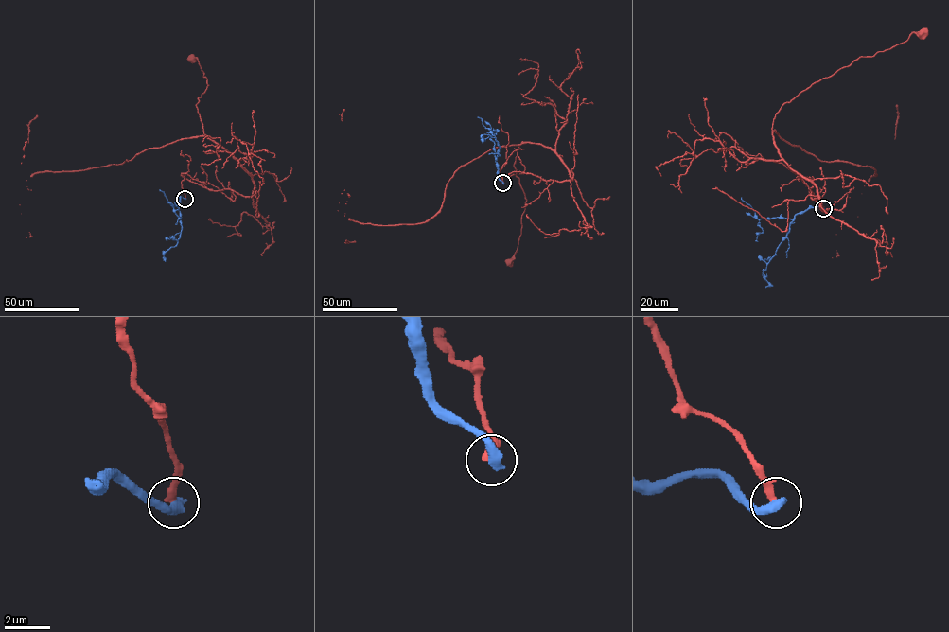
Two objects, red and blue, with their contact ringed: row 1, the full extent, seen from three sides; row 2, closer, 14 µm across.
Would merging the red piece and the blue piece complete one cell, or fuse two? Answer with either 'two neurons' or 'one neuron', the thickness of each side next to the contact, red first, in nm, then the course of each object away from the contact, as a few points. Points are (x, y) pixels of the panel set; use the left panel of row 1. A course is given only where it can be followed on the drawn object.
two neurons | 360/500 nm | red via (185, 198), (183, 173), (213, 190), (250, 196), (254, 186), (204, 133), (196, 105), (208, 85), (191, 57) | blue via (185, 199), (181, 197), (178, 203), (180, 236), (175, 246), (166, 252), (165, 261)

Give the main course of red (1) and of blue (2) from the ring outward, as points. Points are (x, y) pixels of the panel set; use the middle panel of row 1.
1: (503, 184), (503, 165), (503, 174), (571, 178), (550, 148), (521, 143), (514, 166), (526, 201), (509, 262)
2: (503, 184), (499, 178), (496, 161), (498, 142), (488, 134), (483, 134), (483, 139), (483, 136)

